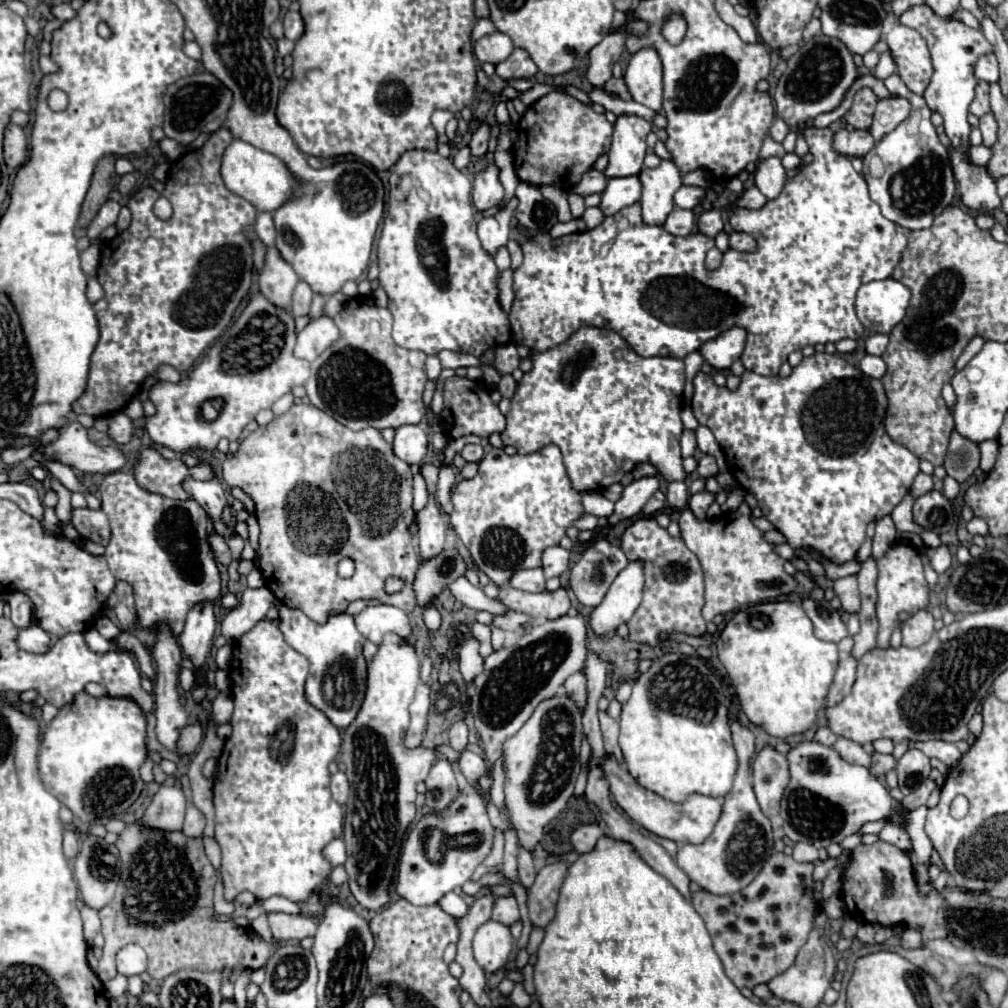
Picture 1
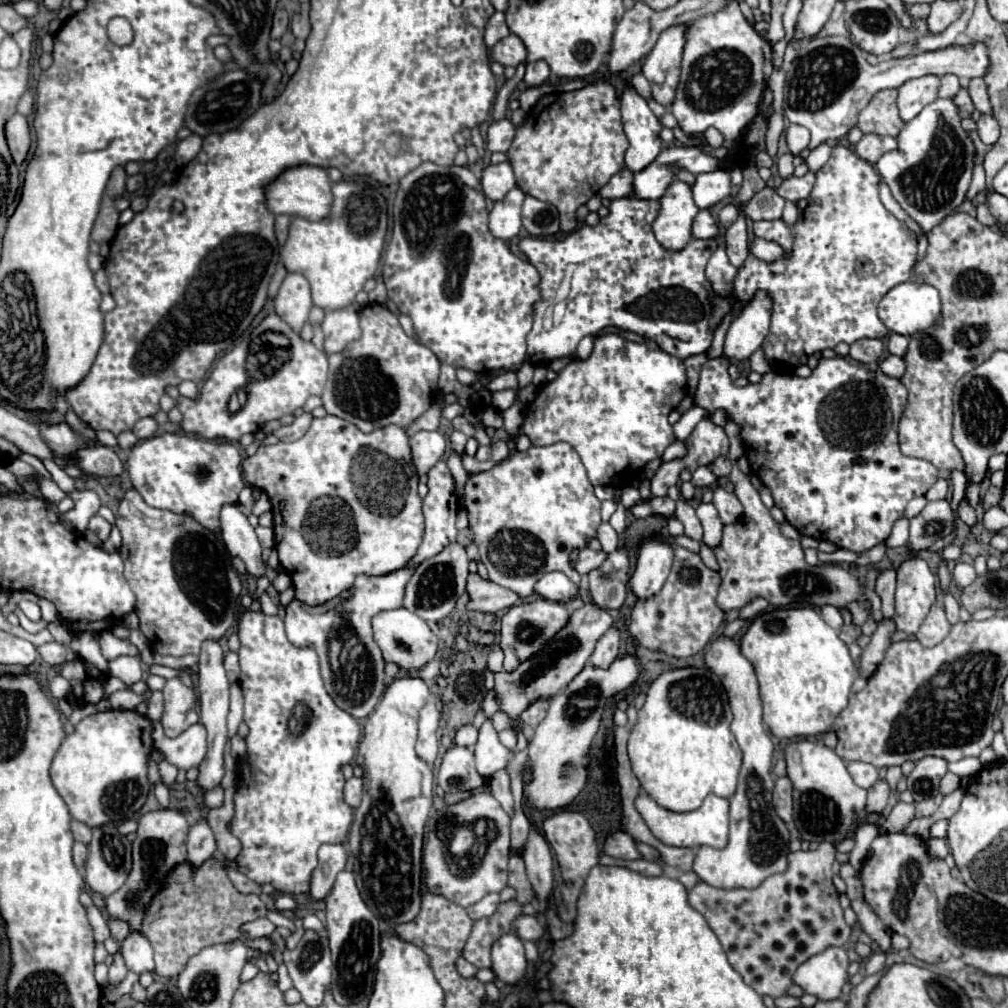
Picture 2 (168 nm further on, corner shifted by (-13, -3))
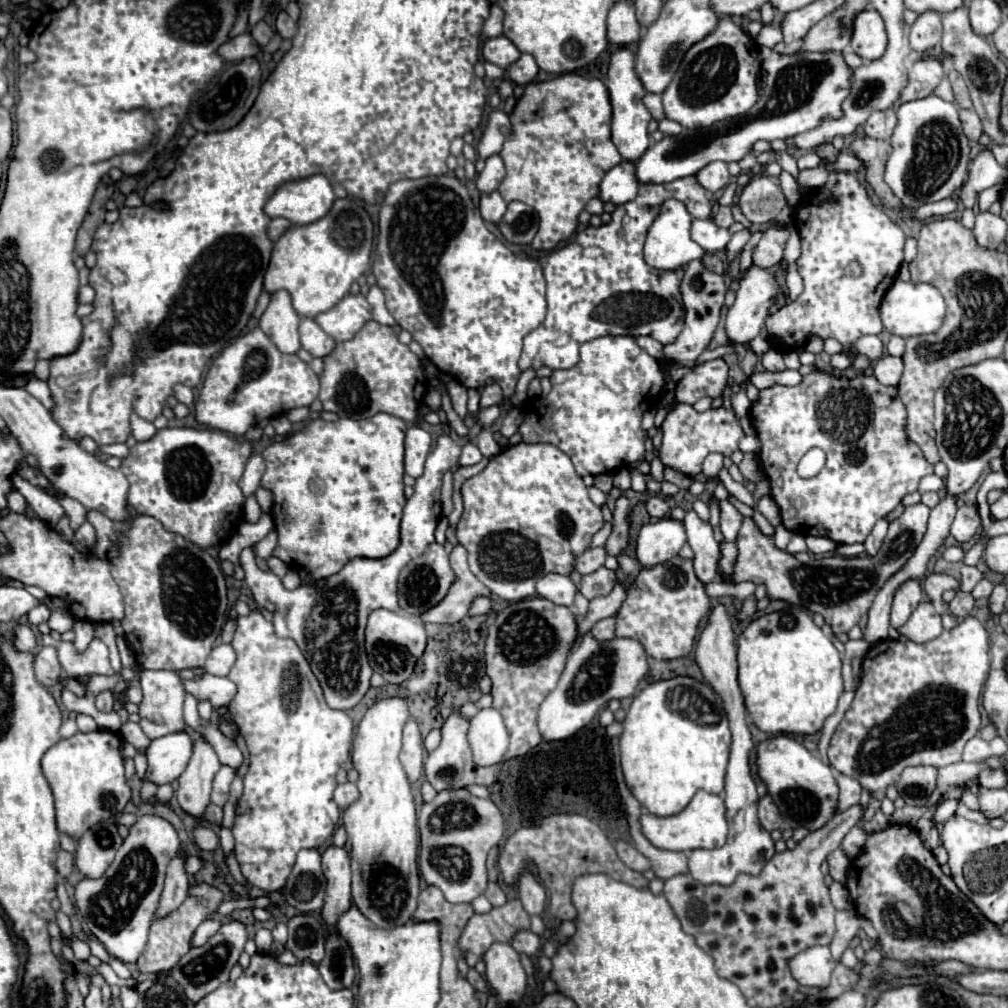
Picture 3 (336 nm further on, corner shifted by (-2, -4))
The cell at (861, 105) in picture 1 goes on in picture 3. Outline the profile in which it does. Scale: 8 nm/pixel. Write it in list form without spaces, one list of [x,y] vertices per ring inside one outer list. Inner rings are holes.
[[[880,110],[880,112],[872,112],[862,128],[864,128],[864,134],[870,138],[888,140],[892,136],[894,126],[896,126],[896,112],[894,110]]]

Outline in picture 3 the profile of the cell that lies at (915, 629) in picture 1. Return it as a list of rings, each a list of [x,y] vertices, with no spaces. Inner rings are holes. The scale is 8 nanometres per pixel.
[[[922,602],[910,616],[910,620],[900,628],[900,634],[904,634],[908,640],[916,644],[930,642],[938,638],[942,632],[940,614],[934,610],[930,602]]]

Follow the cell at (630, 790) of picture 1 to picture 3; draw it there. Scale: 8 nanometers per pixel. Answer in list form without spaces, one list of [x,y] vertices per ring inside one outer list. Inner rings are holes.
[[[698,790],[692,798],[692,802],[674,816],[668,818],[660,818],[654,814],[642,814],[640,816],[640,826],[642,826],[642,834],[656,846],[662,850],[696,850],[696,848],[720,848],[726,842],[726,820],[724,820],[724,800],[722,796]]]

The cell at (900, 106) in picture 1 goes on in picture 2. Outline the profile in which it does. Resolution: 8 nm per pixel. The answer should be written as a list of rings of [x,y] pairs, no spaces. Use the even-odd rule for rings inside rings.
[[[923,75],[917,79],[909,79],[899,87],[897,107],[903,121],[911,121],[925,105],[937,99],[941,79],[937,75]]]

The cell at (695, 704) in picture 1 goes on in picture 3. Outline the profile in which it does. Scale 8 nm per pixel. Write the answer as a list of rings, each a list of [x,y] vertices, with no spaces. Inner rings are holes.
[[[676,676],[648,684],[634,700],[620,736],[622,770],[630,792],[654,816],[682,812],[696,790],[724,792],[730,730],[722,700],[706,682]]]

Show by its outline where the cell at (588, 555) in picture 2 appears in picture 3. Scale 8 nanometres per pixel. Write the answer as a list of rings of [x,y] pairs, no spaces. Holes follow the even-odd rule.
[[[588,548],[580,556],[576,556],[574,570],[580,572],[580,574],[592,574],[600,566],[604,566],[604,558],[606,558],[606,550],[604,548]]]

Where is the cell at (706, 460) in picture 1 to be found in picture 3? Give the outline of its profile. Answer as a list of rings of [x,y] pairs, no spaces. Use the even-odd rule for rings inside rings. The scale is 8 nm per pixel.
[[[710,454],[710,456],[706,456],[704,466],[702,466],[702,474],[708,476],[708,478],[714,478],[720,470],[722,470],[722,456],[720,456],[720,454]]]

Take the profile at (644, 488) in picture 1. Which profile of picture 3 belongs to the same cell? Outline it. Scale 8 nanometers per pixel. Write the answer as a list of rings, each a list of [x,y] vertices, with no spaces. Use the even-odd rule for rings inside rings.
[[[676,404],[672,412],[666,414],[662,422],[662,446],[660,446],[660,462],[664,468],[678,470],[688,476],[698,476],[702,472],[702,462],[710,452],[718,452],[722,456],[730,456],[738,450],[738,440],[744,436],[734,410],[718,408],[696,412],[688,404]]]

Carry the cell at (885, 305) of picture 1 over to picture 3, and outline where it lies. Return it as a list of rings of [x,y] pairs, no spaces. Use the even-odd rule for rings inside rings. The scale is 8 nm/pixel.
[[[896,278],[880,302],[880,318],[884,328],[890,334],[896,334],[902,338],[936,332],[942,326],[944,316],[946,316],[946,304],[940,292],[930,284],[914,284],[914,282],[904,282]]]

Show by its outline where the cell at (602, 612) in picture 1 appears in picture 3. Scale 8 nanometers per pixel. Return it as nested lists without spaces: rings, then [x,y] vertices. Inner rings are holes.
[[[658,520],[656,524],[644,524],[636,540],[636,558],[642,568],[654,568],[678,554],[686,542],[684,524],[676,520]]]

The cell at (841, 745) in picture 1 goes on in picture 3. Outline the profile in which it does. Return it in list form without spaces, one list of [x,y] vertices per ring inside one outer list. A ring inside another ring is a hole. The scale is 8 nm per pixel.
[[[836,774],[836,782],[840,786],[840,798],[838,798],[838,810],[846,810],[850,808],[852,804],[858,804],[860,802],[860,792],[862,792],[862,786],[858,784],[858,780],[846,776],[846,774]]]

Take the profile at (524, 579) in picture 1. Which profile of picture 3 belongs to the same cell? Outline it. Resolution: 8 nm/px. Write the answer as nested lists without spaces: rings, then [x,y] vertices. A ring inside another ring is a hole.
[[[546,574],[536,582],[536,592],[538,596],[558,604],[558,606],[572,606],[574,602],[574,594],[576,594],[576,586],[570,580],[570,576],[562,576],[562,574]]]

